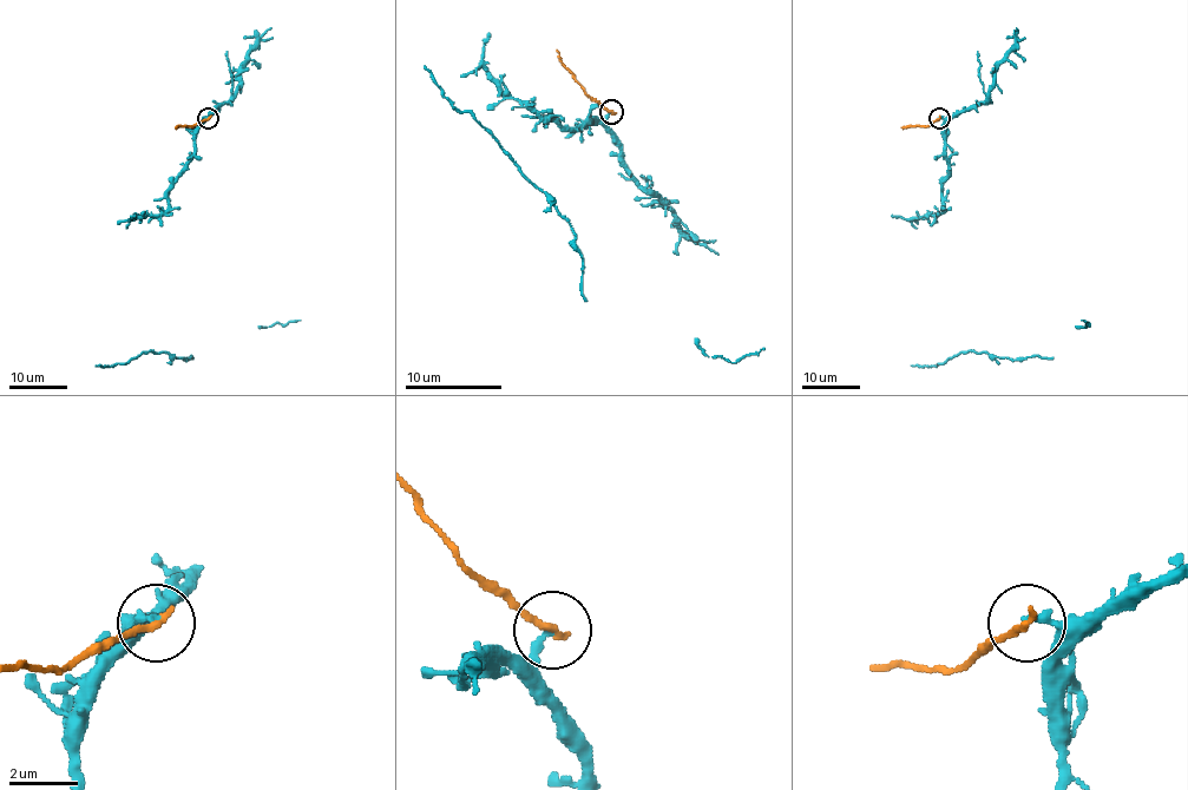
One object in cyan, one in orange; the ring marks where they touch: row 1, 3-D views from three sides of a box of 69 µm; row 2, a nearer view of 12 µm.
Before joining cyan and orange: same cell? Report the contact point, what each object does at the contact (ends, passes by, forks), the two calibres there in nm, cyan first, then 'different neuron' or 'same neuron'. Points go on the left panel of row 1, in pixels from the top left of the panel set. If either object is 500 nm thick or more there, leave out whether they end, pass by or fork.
at (208, 118); cyan ends there; orange ends there; 220 nm thick on the cyan side, 240 nm on the other; different neuron

